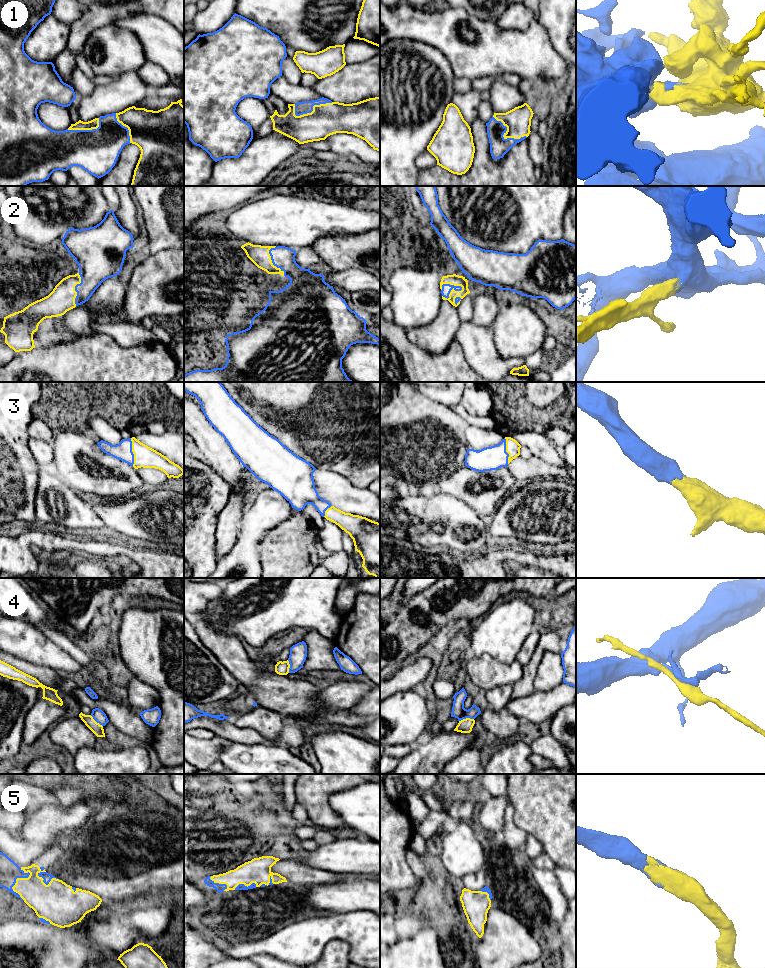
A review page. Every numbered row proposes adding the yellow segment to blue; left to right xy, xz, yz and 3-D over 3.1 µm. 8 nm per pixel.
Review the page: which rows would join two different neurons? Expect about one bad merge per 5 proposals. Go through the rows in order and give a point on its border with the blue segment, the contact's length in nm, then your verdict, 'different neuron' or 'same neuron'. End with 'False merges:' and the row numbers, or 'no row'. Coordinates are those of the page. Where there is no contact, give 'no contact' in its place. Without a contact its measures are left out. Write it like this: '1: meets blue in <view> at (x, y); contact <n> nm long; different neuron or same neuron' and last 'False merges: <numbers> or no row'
1: meets blue in xz at (312, 108); contact 320 nm long; same neuron
2: meets blue in yz at (450, 291); contact 180 nm long; same neuron
3: meets blue in xy at (132, 452); contact 240 nm long; same neuron
4: meets blue in yz at (466, 717); contact 120 nm long; different neuron
5: meets blue in xy at (17, 877); contact 260 nm long; same neuron
False merges: 4

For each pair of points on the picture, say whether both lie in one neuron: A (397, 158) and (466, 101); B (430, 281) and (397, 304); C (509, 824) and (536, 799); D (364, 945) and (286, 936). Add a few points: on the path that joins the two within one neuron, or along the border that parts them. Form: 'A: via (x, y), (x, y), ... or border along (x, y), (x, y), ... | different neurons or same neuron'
A: border along (454, 92), (450, 102) | different neurons
B: via (422, 287), (405, 303) | same neuron
C: border along (510, 802), (514, 809), (514, 822), (528, 834) | different neurons
D: via (345, 931), (318, 931), (310, 936), (305, 936) | same neuron

